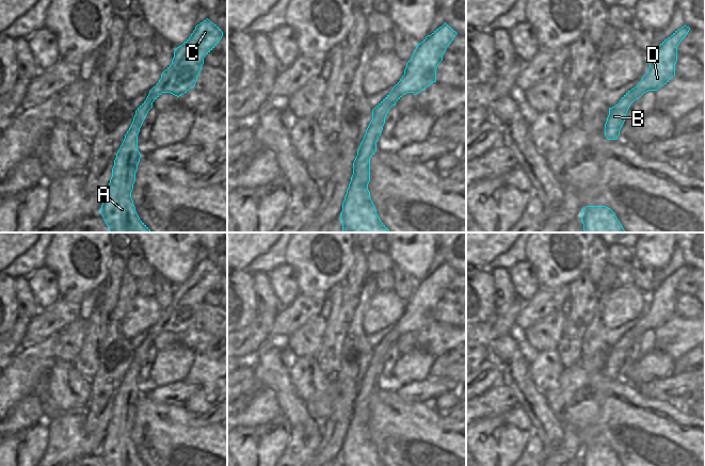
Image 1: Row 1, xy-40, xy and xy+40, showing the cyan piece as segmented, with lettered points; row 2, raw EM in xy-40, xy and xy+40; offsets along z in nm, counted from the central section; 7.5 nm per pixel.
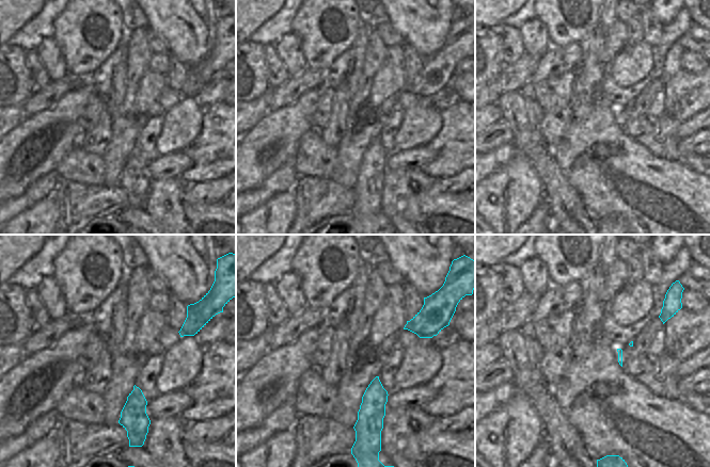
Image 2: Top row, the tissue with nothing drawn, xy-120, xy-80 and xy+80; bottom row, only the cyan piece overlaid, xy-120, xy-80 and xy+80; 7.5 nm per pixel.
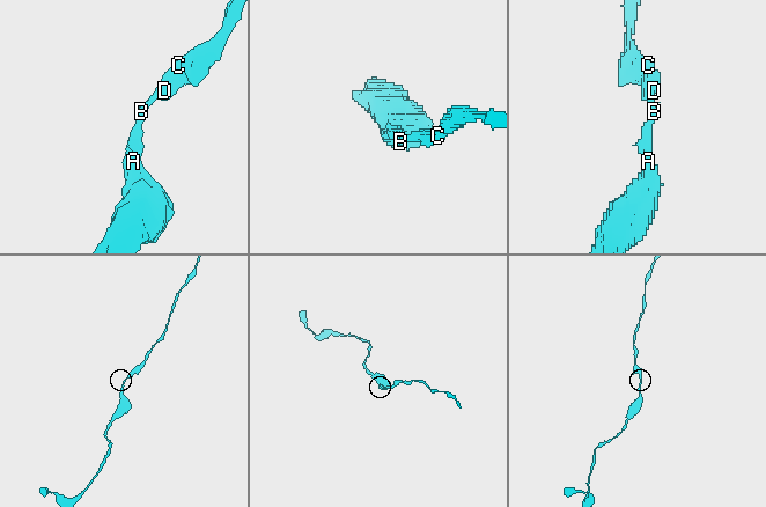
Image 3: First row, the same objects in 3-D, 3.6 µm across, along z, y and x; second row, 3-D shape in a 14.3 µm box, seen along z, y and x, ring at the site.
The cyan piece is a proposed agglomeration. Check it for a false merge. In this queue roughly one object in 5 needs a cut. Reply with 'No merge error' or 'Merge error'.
No merge error

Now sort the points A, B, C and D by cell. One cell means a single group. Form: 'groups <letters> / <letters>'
groups A B C D

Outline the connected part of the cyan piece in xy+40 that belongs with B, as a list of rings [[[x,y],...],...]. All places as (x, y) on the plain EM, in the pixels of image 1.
[[[686,263],[664,278],[652,292],[650,307],[641,320],[628,330],[618,343],[609,347],[609,354],[605,363],[605,375],[618,379],[620,369],[626,358],[630,343],[648,330],[657,330],[675,315],[677,301],[677,286],[686,276],[690,267]]]

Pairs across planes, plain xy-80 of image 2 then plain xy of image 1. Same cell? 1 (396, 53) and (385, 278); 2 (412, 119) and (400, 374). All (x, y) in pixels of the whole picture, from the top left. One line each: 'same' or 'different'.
1: same
2: same

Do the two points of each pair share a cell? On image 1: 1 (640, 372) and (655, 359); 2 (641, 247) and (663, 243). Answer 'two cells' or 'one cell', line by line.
1: one cell
2: one cell

